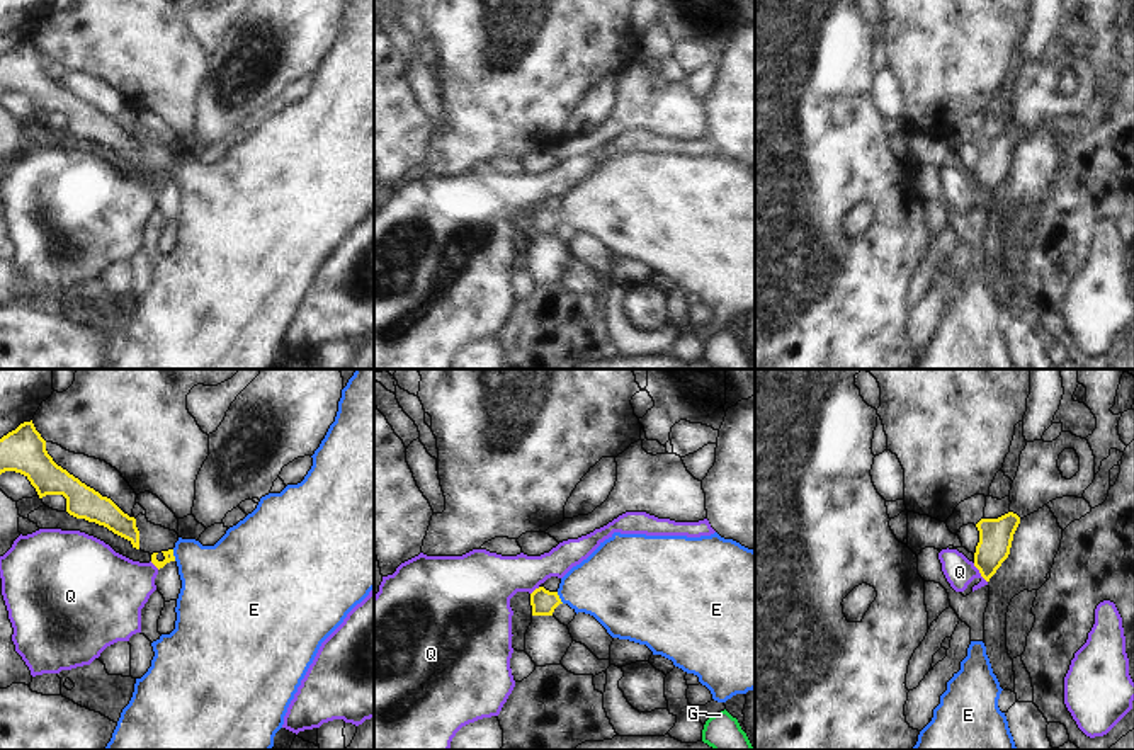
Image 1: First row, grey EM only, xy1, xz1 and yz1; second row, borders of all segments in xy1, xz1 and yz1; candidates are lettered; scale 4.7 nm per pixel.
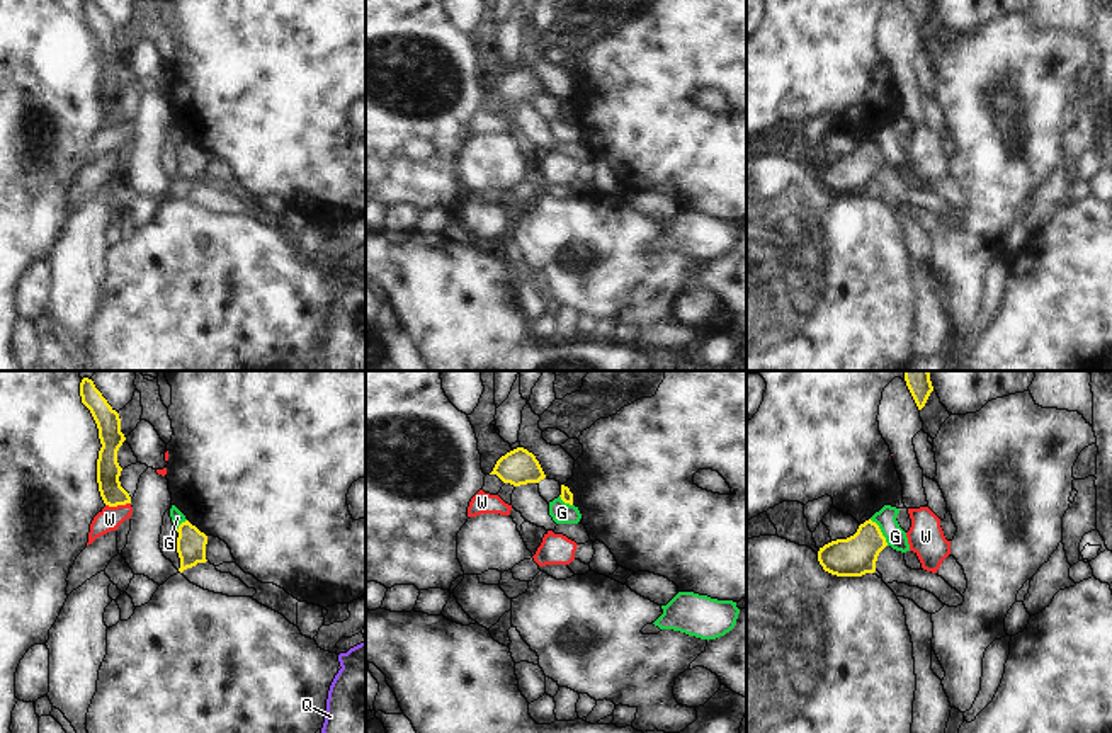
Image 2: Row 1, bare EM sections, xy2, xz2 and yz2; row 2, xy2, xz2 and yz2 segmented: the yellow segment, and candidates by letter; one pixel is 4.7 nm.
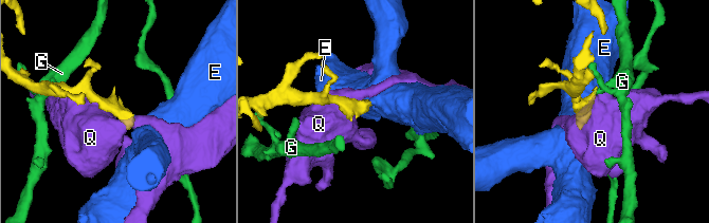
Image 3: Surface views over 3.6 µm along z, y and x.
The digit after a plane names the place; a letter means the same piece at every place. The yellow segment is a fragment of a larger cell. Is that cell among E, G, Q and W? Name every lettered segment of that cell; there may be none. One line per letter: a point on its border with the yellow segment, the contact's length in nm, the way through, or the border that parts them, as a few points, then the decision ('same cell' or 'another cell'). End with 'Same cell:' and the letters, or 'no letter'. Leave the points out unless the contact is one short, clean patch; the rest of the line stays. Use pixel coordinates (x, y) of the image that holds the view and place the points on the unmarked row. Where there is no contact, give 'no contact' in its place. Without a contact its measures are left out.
E: contact xy1 (172, 174); length 60 nm; way xy1 (169, 174), (172, 174), (189, 174), (218, 199); same cell
G: contact yz2 (879, 150); length 160 nm; border yz2 (869, 138), (878, 145), (888, 164); another cell
Q: contact yz1 (980, 191); length 120 nm; border yz1 (973, 182), (986, 201); another cell
W: contact xy2 (118, 123); length 120 nm; border xy2 (130, 121), (106, 125); another cell
Same cell: E

